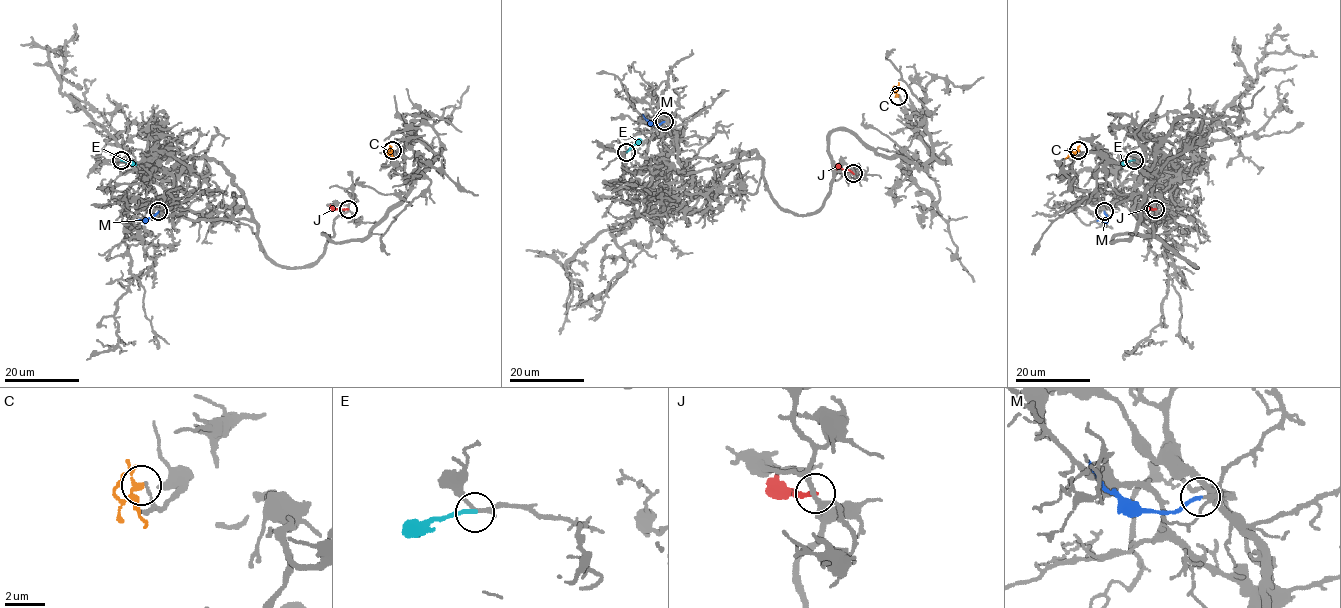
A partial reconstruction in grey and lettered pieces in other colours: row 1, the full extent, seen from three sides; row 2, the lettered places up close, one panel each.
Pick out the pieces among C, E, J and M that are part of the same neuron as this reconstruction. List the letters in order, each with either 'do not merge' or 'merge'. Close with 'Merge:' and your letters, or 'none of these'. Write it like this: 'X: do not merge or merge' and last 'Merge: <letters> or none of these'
C: do not merge
E: do not merge
J: do not merge
M: merge
Merge: M

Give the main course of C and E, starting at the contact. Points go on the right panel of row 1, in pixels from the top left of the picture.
C: (1079, 150), (1065, 158)
E: (1134, 160), (1122, 164)

